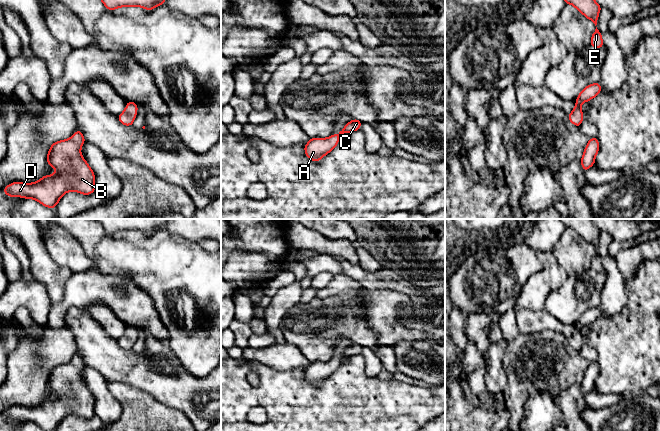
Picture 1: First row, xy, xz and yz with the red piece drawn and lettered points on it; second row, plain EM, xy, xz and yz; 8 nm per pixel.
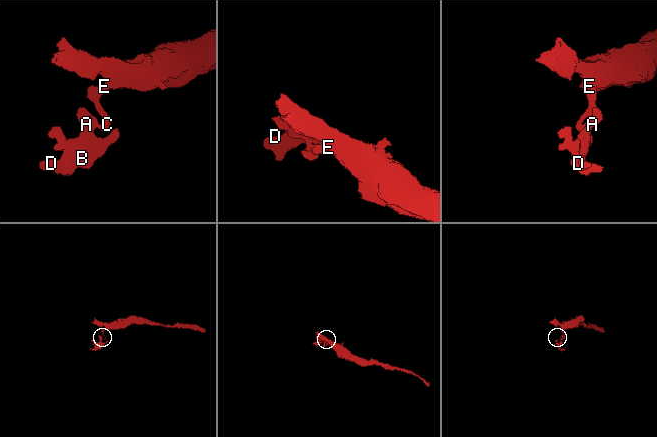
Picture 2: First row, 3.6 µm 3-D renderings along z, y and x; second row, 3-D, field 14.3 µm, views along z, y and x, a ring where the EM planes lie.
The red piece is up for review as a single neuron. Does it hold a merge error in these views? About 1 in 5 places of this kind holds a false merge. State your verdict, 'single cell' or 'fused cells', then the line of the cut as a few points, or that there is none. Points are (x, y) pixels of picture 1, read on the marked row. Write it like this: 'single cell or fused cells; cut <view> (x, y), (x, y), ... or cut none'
single cell; cut none

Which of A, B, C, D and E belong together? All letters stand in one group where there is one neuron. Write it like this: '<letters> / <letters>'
A B C D E

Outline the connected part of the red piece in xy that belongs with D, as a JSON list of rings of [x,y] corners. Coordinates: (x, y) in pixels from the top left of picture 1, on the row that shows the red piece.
[[[81,130],[62,141],[54,142],[47,155],[47,163],[56,169],[53,175],[45,175],[34,183],[13,182],[3,188],[4,193],[9,197],[23,197],[40,202],[47,208],[56,208],[60,198],[67,192],[75,191],[83,195],[90,195],[95,192],[95,174],[81,155],[81,146],[87,142]]]

